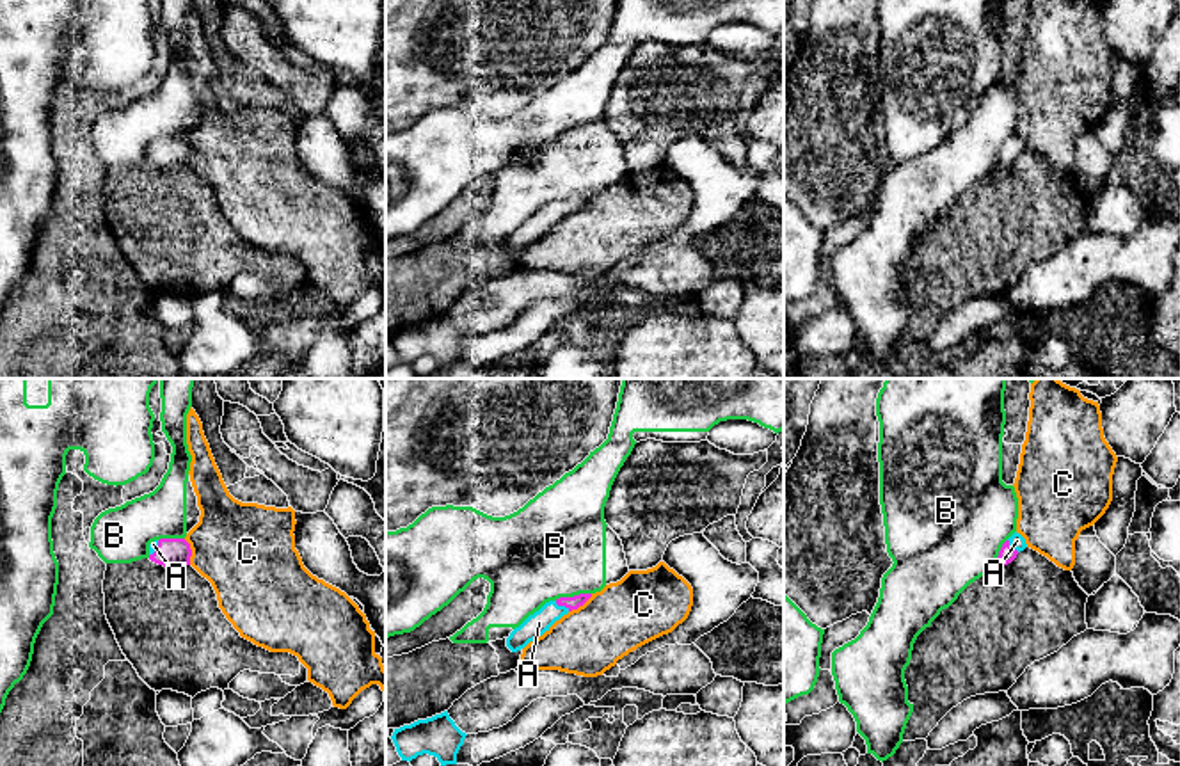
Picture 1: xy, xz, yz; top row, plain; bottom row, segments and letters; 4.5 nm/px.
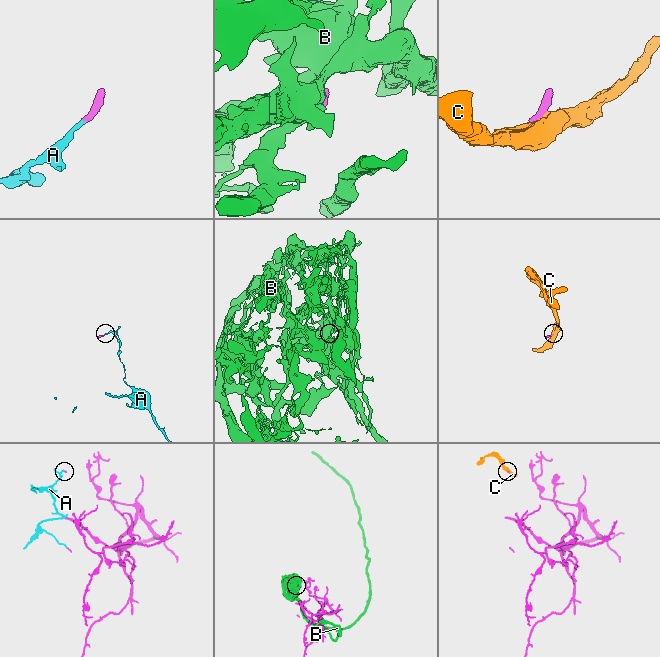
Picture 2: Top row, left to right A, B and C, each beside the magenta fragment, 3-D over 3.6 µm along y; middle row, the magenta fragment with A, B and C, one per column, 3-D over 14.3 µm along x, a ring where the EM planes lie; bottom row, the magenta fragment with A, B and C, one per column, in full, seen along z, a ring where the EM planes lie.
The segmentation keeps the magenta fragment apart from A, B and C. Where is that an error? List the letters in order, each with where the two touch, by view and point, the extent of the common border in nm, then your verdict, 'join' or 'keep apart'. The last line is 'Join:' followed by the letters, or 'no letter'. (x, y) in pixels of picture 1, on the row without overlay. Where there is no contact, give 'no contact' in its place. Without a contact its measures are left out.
A: xz (562, 207) | 80 nm | join
B: xz (574, 198) | 170 nm | keep apart
C: xy (191, 153) | 120 nm | keep apart
Join: A

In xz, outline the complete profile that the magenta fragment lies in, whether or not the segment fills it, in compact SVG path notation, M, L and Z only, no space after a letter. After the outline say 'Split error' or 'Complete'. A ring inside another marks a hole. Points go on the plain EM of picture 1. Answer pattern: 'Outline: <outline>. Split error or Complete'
Outline: M579 195L574 199L560 199L546 204L538 213L530 217L519 229L506 240L506 249L512 254L524 251L530 243L542 238L549 229L572 211L583 208L592 195Z. Split error

